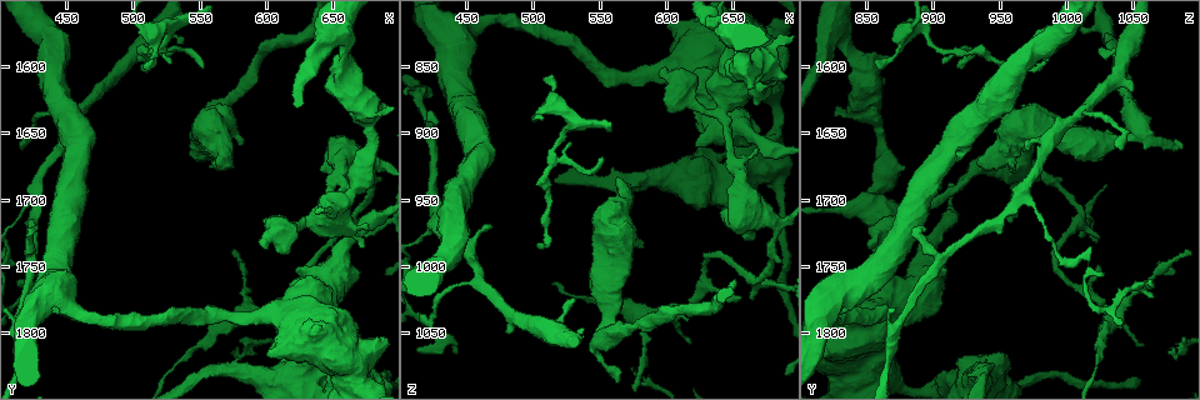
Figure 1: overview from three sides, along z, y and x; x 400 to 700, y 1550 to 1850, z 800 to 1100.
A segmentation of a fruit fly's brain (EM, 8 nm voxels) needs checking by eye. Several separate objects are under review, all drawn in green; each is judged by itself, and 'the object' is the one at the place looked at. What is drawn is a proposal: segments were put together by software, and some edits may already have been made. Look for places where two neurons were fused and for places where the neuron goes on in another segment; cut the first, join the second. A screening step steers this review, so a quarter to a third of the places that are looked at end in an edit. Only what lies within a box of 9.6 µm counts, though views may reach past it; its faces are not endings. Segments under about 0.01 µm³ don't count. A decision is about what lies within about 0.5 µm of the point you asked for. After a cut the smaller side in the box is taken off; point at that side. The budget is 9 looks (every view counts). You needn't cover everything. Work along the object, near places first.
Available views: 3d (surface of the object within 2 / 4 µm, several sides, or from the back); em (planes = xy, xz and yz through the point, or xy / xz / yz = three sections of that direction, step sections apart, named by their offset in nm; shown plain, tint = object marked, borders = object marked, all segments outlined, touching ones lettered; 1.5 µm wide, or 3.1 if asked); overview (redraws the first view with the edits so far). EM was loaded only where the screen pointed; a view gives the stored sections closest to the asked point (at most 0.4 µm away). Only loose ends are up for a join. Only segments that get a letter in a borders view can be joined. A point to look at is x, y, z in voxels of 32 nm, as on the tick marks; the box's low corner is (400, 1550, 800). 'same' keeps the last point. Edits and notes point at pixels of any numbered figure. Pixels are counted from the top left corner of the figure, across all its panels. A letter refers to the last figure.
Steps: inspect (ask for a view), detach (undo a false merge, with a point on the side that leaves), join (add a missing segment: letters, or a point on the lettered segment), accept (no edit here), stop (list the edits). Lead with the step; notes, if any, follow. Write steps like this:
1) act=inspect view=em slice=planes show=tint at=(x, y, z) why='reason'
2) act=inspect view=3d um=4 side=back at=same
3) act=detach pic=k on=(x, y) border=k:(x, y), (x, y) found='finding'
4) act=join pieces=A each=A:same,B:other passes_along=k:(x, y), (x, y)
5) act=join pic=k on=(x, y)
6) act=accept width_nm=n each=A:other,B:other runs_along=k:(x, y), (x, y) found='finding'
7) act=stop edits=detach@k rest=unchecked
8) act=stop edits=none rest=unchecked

act=inspect view=3d um=4 at=(506, 1602, 860) why='thin end'

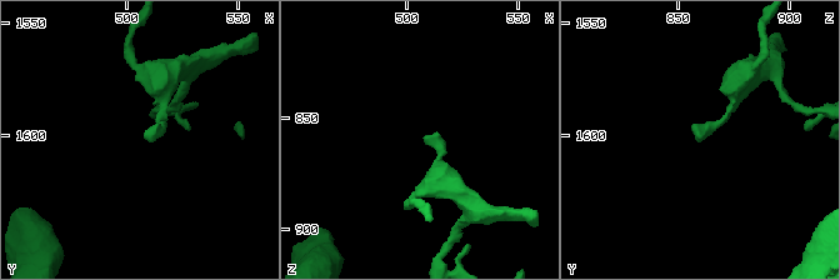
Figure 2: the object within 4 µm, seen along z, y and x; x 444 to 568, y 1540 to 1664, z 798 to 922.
act=inspect view=em slice=xz step=4 show=tint at=(507, 1599, 859) why='shape alone is not enough'

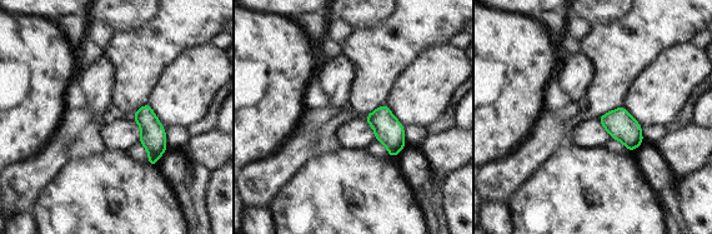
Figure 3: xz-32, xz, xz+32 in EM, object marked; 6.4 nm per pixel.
act=inspect view=em slice=planes show=borders at=same why='cut it another way'

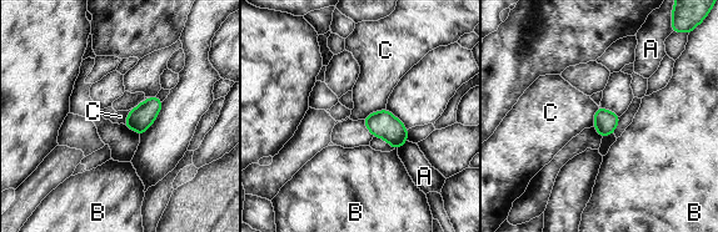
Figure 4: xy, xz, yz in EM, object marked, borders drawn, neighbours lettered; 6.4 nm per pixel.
act=accept each=A:other,B:other,C:other border=4:(385, 107), (370, 112), (362, 119) found='none of them fits'

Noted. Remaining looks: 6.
act=inspect view=3d um=4 side=back at=(514, 1590, 920) why='branch point'

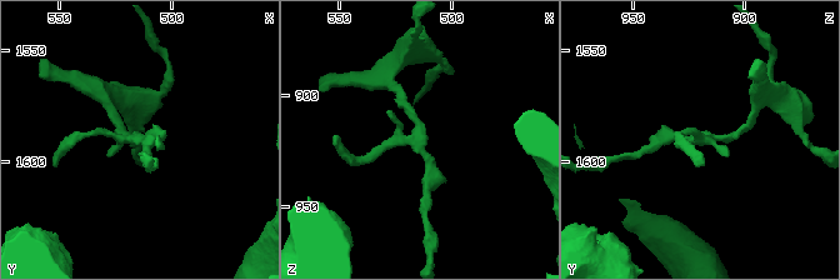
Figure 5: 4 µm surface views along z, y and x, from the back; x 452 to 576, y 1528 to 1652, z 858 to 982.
act=inspect view=em slice=yz step=4 show=borders at=(514, 1589, 917)

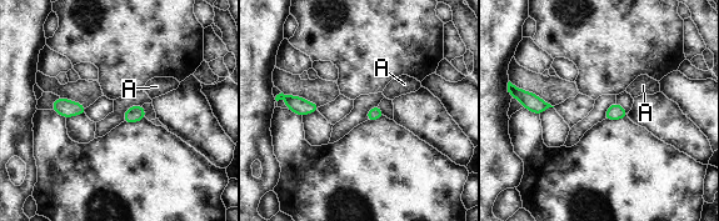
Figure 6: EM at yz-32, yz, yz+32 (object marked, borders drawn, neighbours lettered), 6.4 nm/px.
act=inspect view=em slice=planes show=borders at=same

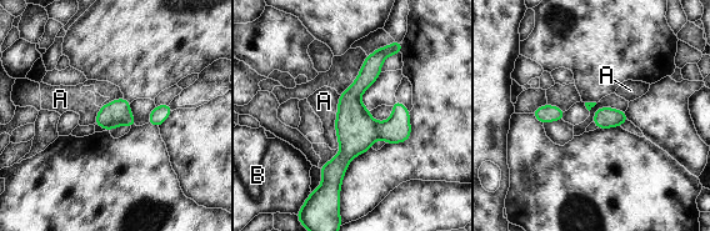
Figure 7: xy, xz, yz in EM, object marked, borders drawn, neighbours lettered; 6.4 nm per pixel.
act=accept each=A:other,B:other runs_along=7:(389, 49), (351, 95), (334, 186) found='continuous, no second neuron'

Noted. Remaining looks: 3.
act=inspect view=3d um=2 at=(544, 1816, 1026)

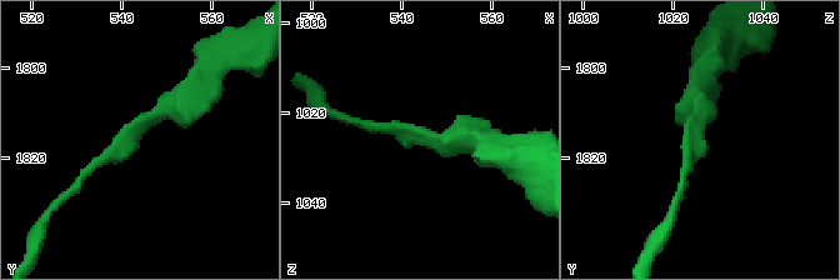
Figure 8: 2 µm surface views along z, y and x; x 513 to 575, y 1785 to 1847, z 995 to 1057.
act=inspect view=em slice=planes show=plain at=(544, 1814, 1026) why='now the EM'

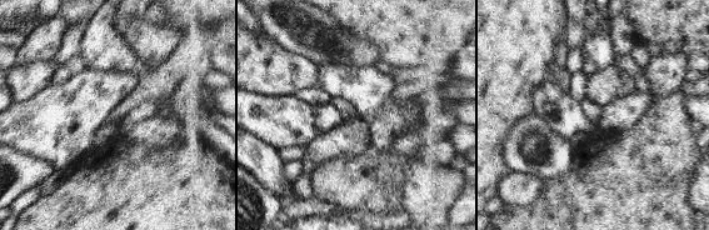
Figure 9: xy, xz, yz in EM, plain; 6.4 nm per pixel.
act=inspect view=em slice=planes show=borders at=same

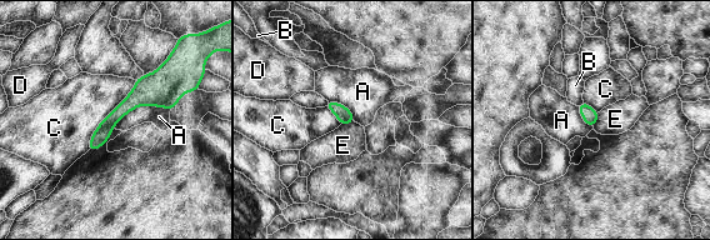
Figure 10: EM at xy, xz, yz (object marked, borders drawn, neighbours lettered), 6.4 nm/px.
act=accept longest_contact=C:550nm each=A:other,B:other,C:other,D:other,E:other runs_along=10:(176, 81), (135, 98), (91, 146) found='all the same neuron'

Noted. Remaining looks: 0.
act=stop edits=none rest=unchecked

